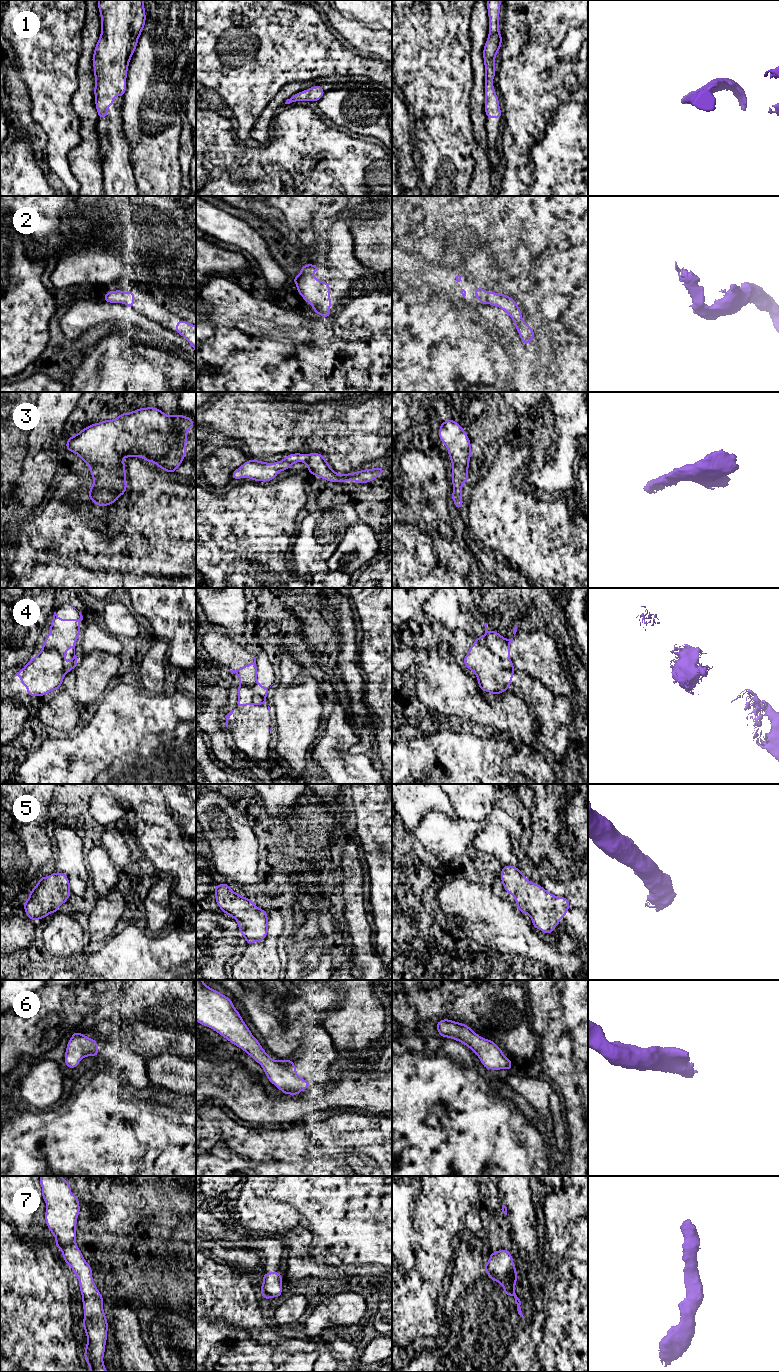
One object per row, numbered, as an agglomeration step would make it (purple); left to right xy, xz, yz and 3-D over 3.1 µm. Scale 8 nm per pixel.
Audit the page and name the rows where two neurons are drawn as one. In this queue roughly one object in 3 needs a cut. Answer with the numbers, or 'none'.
4

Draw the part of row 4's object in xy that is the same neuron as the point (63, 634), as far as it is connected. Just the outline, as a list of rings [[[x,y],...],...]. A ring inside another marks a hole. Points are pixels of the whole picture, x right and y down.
[[[75,607],[73,608],[76,609]],[[54,612],[50,625],[50,632],[42,645],[42,650],[56,650],[61,655],[64,662],[65,673],[70,672],[78,666],[78,656],[75,655],[75,644],[80,636],[79,625],[83,620],[81,612],[79,612],[79,615],[79,619],[61,619],[56,612]],[[69,648],[74,649],[74,656],[69,662],[67,662],[65,654]]]

